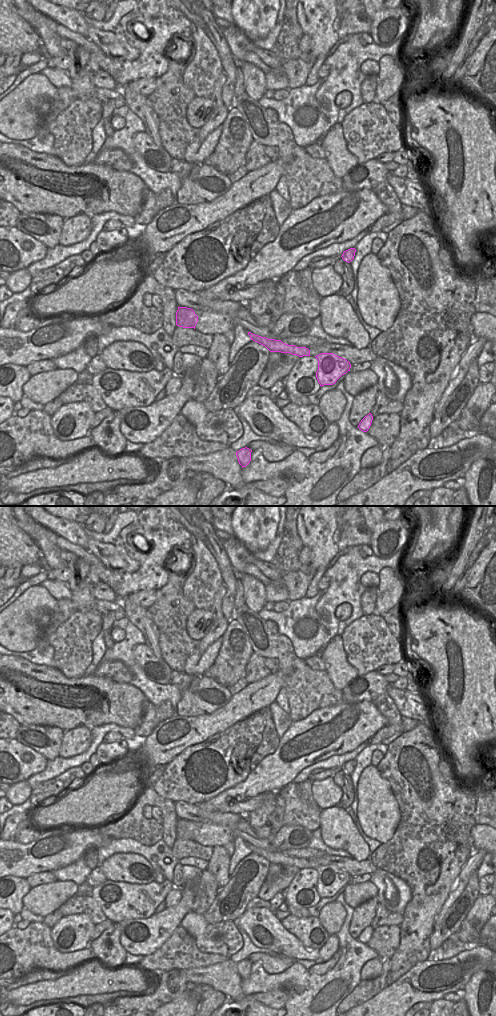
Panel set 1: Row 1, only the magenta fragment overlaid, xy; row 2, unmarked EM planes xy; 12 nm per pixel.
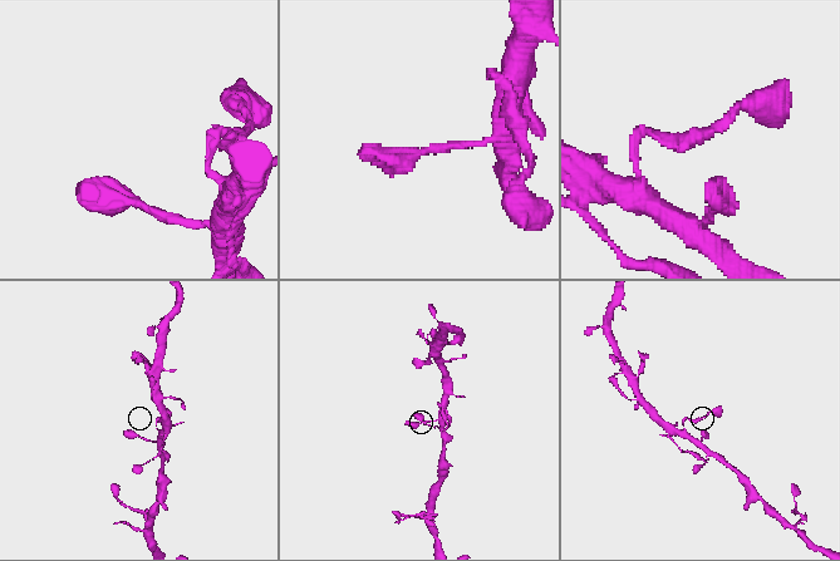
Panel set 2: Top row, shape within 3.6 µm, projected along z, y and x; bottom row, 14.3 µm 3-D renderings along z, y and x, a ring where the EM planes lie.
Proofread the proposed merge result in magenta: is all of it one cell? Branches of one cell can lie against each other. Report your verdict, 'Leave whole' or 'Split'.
Leave whole.

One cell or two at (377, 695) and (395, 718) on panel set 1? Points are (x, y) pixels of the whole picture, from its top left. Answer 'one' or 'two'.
one

